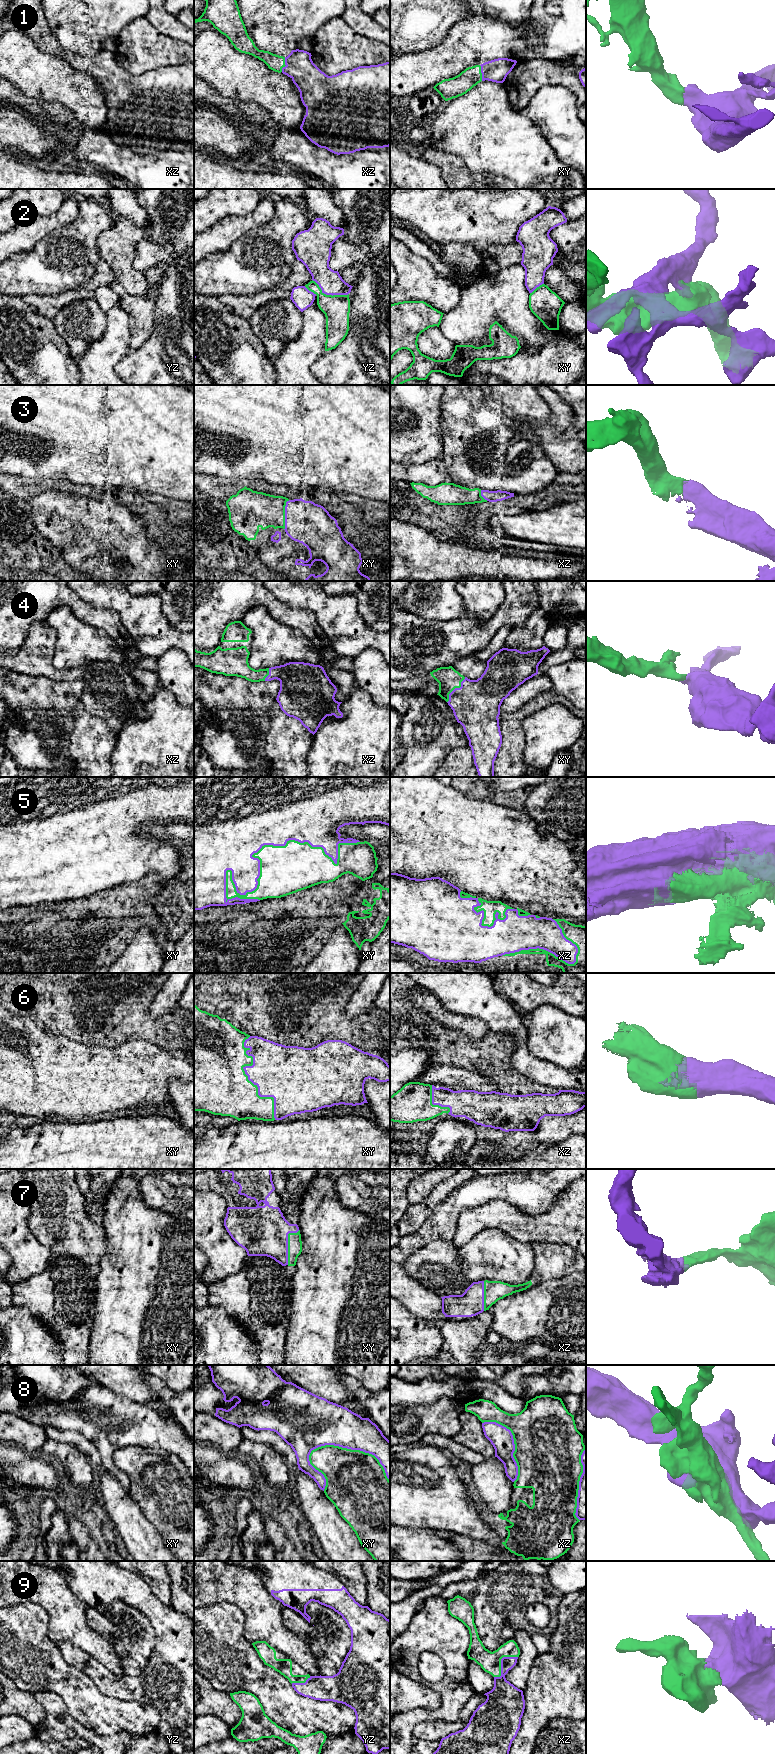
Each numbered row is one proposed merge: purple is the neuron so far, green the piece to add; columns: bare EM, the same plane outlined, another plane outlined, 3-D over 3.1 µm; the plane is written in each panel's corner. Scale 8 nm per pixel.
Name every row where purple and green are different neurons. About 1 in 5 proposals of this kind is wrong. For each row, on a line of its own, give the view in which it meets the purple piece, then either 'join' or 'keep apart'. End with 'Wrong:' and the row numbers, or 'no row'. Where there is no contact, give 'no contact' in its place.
1: contact in xz; join
2: contact in yz; keep apart
3: contact in xy; join
4: contact in xy; join
5: contact in xy; join
6: contact in xy; join
7: contact in xy; join
8: contact in xy; keep apart
9: contact in xz; join
Wrong: 2, 8

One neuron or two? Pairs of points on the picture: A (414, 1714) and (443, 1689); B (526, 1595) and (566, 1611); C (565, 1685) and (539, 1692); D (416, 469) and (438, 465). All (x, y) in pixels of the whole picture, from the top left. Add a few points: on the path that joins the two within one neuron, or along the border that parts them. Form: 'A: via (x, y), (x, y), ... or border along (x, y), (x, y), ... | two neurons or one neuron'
A: via (426, 1714), (436, 1714), (445, 1705), (445, 1701) | one neuron
B: border along (564, 1595), (557, 1612), (557, 1627), (553, 1631) | two neurons
C: via (559, 1686), (551, 1692), (545, 1692) | one neuron
D: via (421, 469), (433, 469) | one neuron

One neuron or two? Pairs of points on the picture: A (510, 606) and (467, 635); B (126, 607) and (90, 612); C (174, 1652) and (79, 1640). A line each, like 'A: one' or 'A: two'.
A: one
B: two
C: two

